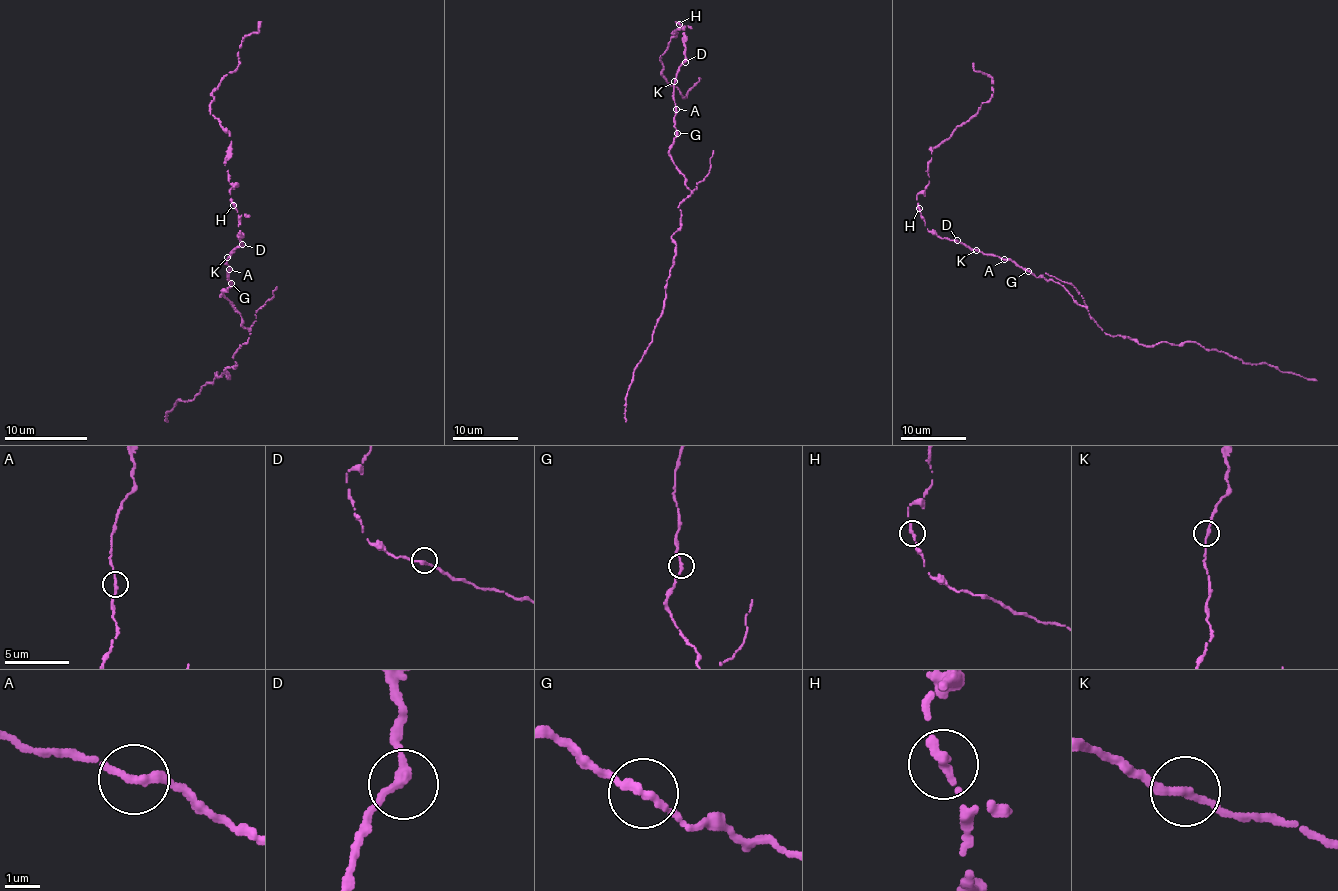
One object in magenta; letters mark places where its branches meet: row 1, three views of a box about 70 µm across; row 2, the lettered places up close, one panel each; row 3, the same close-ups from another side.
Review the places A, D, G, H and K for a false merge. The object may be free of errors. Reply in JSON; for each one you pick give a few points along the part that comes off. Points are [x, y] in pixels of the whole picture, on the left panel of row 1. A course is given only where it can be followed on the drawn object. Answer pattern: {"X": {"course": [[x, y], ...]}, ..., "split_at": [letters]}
{"split_at": []}

